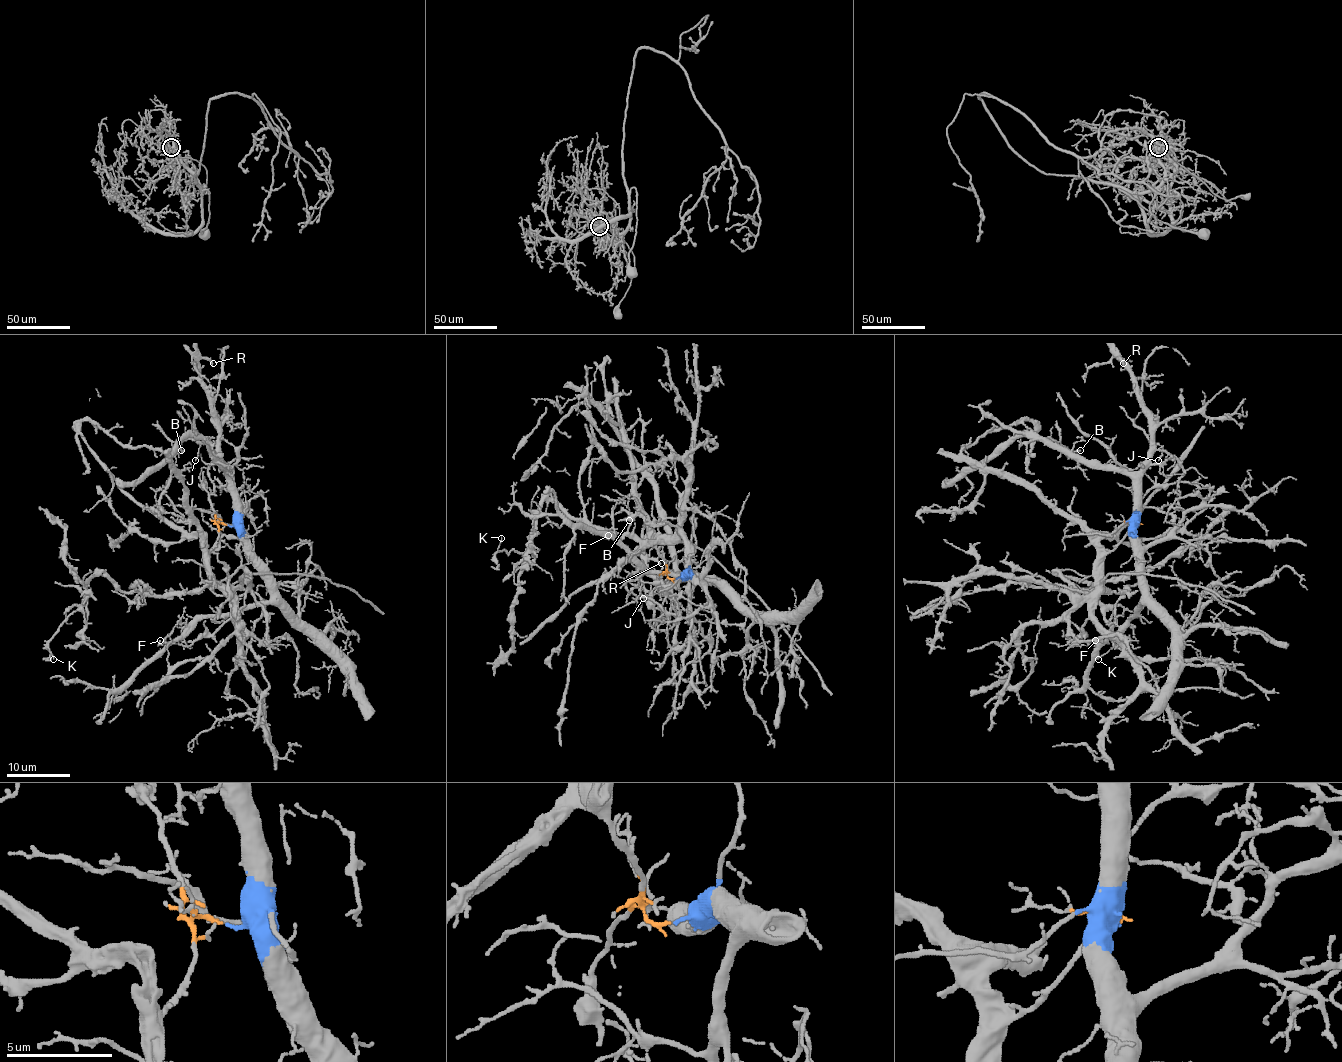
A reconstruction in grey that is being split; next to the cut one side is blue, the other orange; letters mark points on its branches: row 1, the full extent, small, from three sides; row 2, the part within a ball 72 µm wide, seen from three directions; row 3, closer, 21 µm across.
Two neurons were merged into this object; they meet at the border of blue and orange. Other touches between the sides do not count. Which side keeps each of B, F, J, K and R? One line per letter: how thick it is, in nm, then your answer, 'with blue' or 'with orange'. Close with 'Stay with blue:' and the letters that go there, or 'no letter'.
B: 170 nm thick; with blue
F: 110 nm thick; with blue
J: 100 nm thick; with blue
K: 130 nm thick; with orange
R: 220 nm thick; with blue
Stay with blue: B, F, J, R

